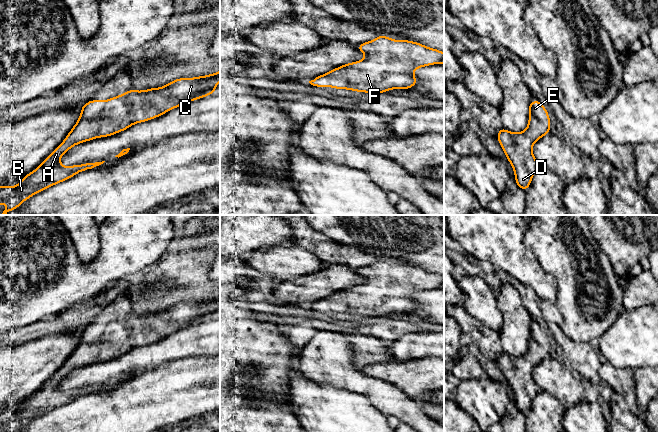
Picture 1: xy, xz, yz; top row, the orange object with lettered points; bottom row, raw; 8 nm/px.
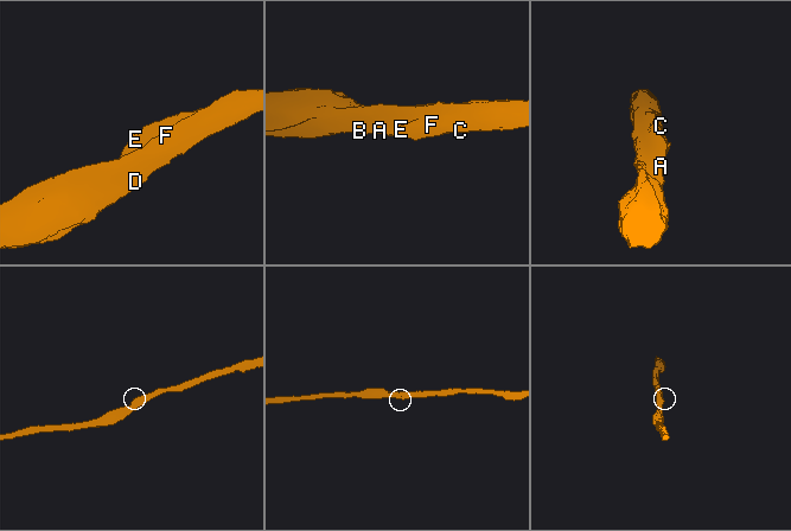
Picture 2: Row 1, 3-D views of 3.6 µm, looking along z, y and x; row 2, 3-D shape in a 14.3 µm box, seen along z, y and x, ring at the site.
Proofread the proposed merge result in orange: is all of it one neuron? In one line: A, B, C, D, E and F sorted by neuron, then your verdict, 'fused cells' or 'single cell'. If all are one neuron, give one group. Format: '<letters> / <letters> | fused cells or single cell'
A B C D E F | single cell

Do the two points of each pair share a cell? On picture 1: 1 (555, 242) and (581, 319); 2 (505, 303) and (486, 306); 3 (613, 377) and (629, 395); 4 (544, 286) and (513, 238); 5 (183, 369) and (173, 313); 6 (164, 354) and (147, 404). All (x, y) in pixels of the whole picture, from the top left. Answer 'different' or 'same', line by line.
1: same
2: different
3: same
4: same
5: different
6: different

